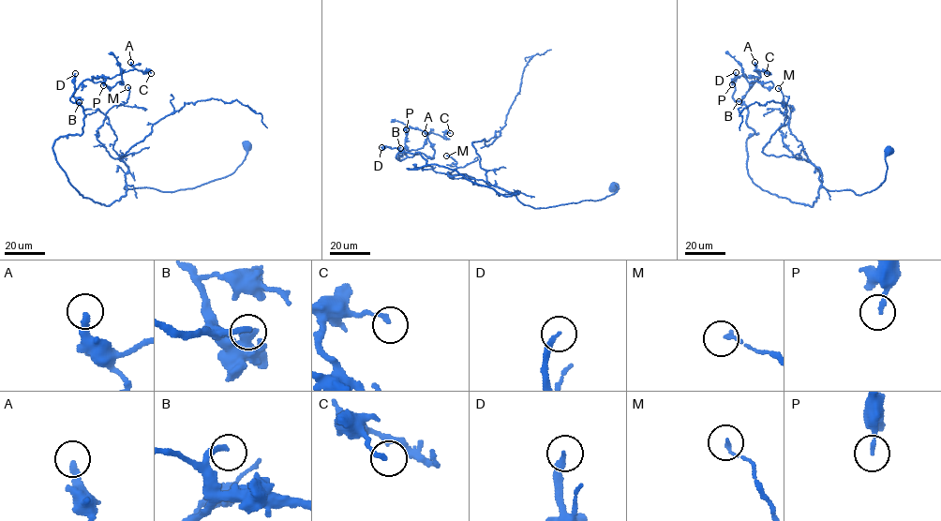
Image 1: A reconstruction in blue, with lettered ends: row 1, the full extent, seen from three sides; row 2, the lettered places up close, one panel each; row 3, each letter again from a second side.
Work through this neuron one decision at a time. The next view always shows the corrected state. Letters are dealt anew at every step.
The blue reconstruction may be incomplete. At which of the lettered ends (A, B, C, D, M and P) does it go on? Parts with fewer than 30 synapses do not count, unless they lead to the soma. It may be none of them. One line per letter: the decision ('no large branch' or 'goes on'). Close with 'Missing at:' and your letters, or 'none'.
A: no large branch
B: goes on
C: no large branch
D: goes on
M: no large branch
P: no large branch
Missing at: B, D

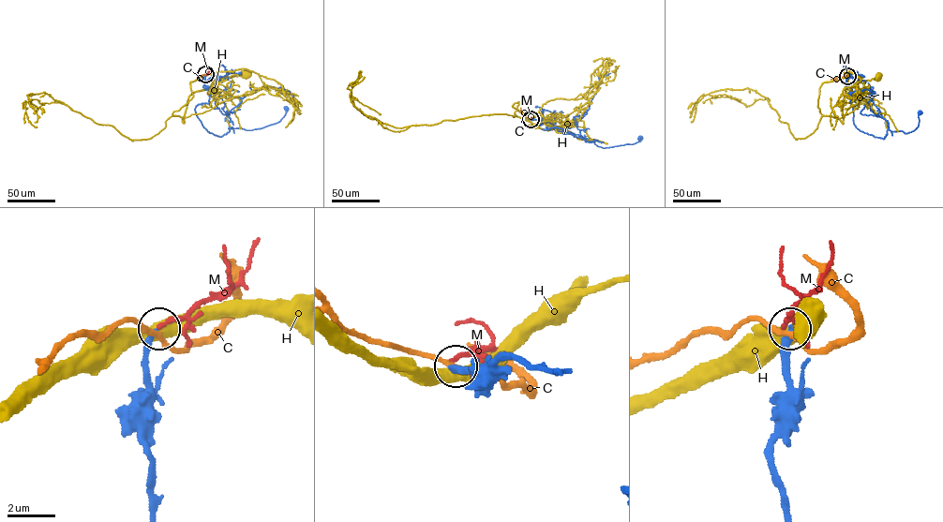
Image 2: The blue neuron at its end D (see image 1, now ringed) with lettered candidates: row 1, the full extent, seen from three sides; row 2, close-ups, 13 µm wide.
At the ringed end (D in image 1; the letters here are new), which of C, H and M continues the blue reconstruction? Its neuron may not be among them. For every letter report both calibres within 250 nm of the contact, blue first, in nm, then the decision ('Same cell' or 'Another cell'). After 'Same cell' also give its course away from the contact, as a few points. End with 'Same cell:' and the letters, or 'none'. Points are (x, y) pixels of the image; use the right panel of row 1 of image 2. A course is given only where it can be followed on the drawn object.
C: Thickness 300 nm (blue) against 190 nm. Another cell
H: Thickness 320 nm (blue) against 480 nm. Another cell
M: Thickness 220 nm (blue) against 160 nm. Another cell
Same cell: none

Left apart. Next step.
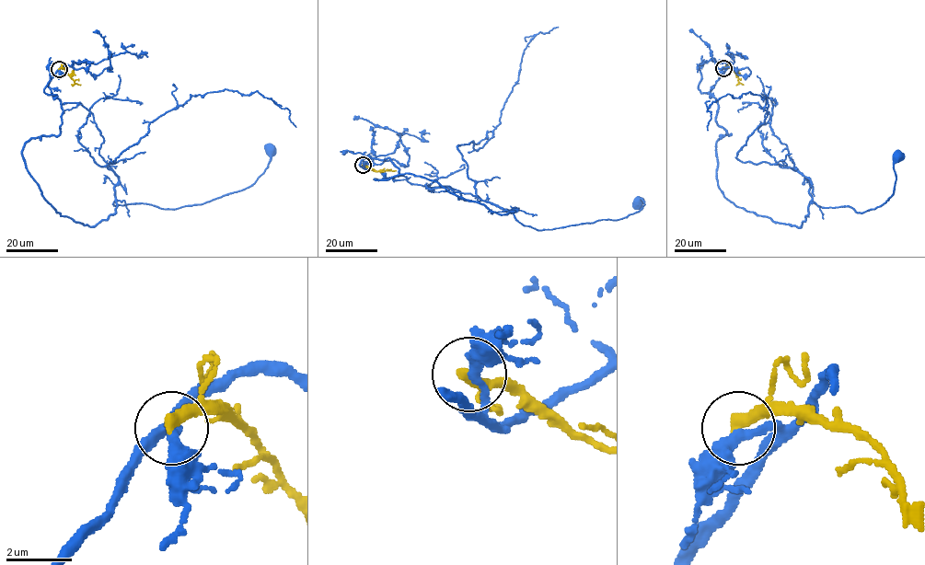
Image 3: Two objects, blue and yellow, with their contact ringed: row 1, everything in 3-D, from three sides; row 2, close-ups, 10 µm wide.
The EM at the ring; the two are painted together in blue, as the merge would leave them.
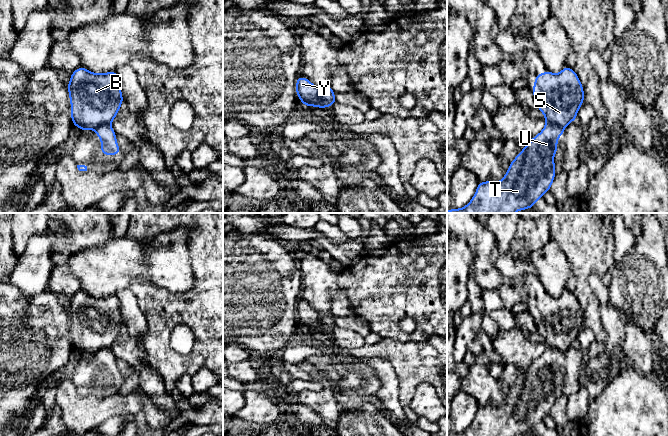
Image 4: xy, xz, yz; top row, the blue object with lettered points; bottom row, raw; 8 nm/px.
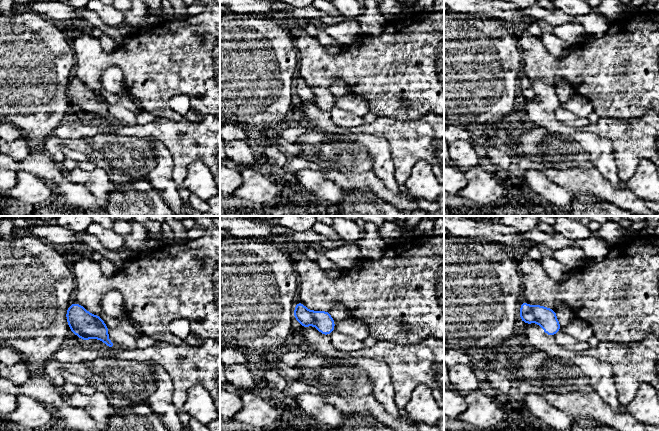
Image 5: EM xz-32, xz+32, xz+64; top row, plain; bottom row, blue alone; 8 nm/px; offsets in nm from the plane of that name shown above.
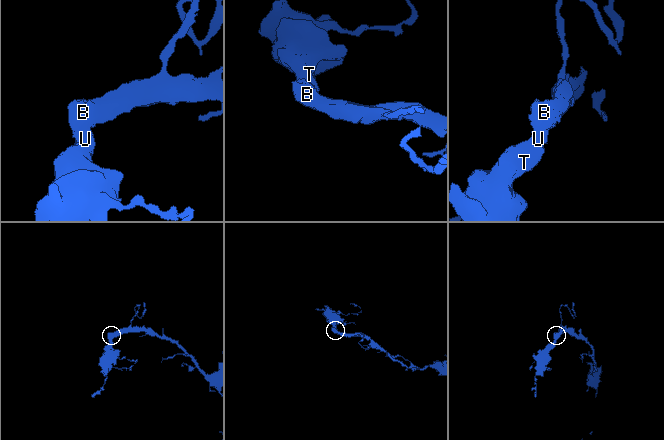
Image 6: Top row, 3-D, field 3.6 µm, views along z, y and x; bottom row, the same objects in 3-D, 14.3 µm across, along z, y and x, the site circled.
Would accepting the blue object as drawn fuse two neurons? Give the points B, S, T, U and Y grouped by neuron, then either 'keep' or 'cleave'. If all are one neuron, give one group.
B S Y / T U | cleave

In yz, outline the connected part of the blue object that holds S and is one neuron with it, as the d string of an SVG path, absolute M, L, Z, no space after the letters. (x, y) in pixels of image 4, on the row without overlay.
M565 290L559 298L550 295L536 298L533 310L533 320L537 332L545 339L546 347L560 351L567 351L570 346L576 345L577 336L584 326L584 314L576 296Z

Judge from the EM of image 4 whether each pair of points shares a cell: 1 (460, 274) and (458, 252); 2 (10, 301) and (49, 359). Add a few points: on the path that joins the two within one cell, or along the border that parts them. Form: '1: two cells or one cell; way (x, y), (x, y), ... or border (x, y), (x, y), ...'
1: one cell; way (458, 269), (458, 257)
2: one cell; way (10, 315), (10, 320), (35, 345)

